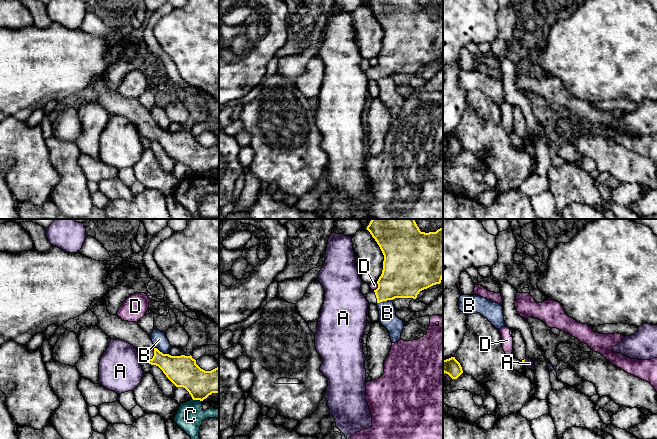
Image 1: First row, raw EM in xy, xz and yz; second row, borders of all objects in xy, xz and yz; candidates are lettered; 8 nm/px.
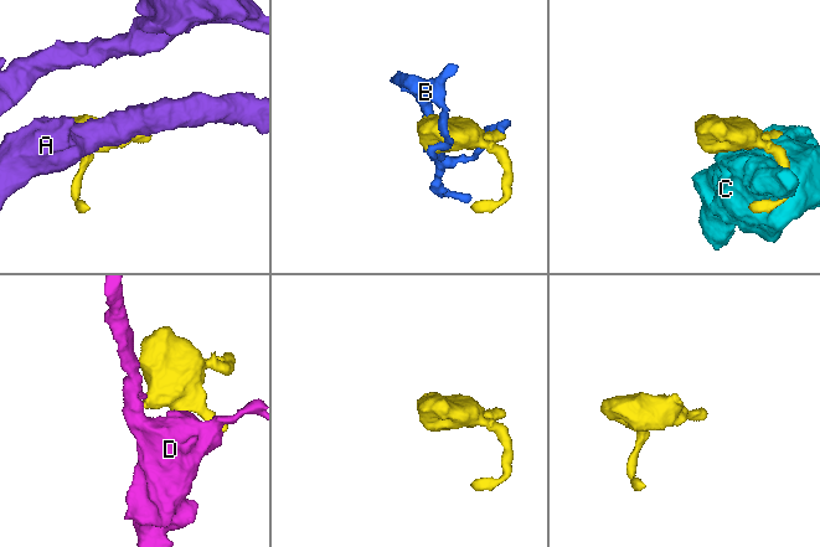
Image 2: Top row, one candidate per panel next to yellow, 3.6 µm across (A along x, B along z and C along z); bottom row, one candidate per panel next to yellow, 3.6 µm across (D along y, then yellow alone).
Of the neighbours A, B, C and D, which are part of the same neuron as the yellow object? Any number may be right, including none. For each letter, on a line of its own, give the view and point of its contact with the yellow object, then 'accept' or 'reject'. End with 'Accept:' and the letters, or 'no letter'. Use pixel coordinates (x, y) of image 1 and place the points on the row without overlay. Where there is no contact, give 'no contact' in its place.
A: contact yz (524, 136); reject
B: contact xz (384, 76); reject
C: contact xy (197, 175); reject
D: contact xz (378, 63); reject
Accept: no letter

